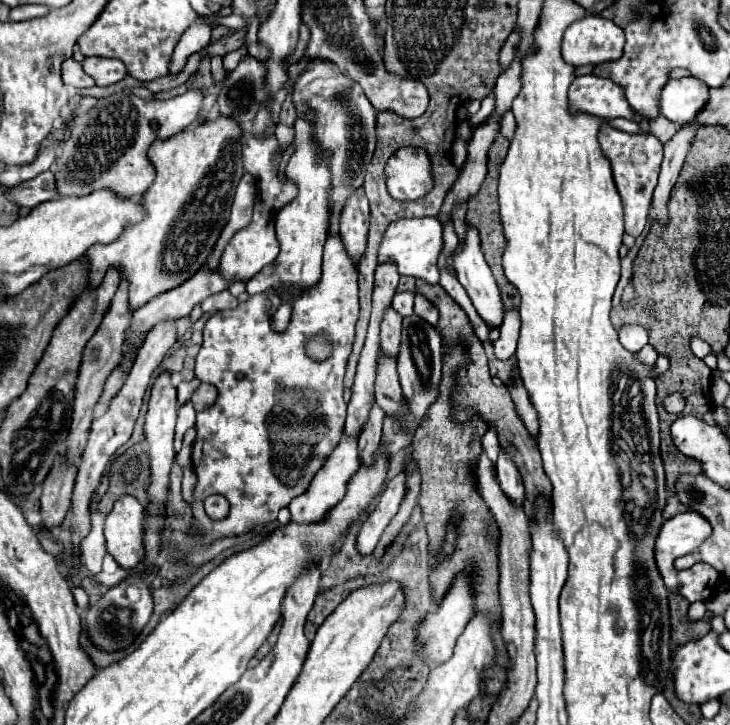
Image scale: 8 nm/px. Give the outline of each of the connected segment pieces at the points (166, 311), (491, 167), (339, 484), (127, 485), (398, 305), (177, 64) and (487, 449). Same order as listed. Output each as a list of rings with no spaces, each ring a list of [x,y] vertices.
[[[206,265],[192,277],[188,279],[186,283],[182,283],[180,287],[168,291],[168,293],[162,293],[160,297],[152,299],[146,307],[140,307],[134,315],[132,315],[132,327],[128,327],[126,331],[126,339],[124,339],[124,353],[130,355],[130,353],[136,353],[138,347],[142,347],[142,343],[146,341],[146,335],[150,333],[150,327],[158,325],[158,323],[164,323],[164,321],[170,321],[170,319],[182,319],[186,315],[190,315],[190,311],[200,303],[204,301],[208,295],[214,295],[214,293],[220,293],[226,289],[226,281],[218,275],[218,271],[208,271]]]
[[[502,135],[496,137],[496,141],[492,143],[490,147],[490,155],[488,155],[488,175],[482,183],[482,189],[476,197],[472,197],[468,201],[468,211],[466,211],[466,223],[470,223],[470,227],[478,227],[478,233],[482,235],[482,253],[484,253],[484,259],[486,263],[490,265],[494,277],[496,277],[496,283],[502,291],[502,299],[504,299],[504,307],[506,309],[512,309],[512,307],[518,307],[520,305],[520,295],[518,295],[518,289],[514,289],[514,285],[504,277],[504,267],[502,267],[502,251],[504,251],[504,233],[502,233],[502,223],[500,223],[500,215],[498,215],[498,171],[500,171],[500,165],[502,165],[502,159],[506,157],[506,151],[508,151],[508,139],[504,139]]]
[[[342,435],[338,447],[330,453],[330,459],[316,473],[310,489],[304,495],[294,497],[292,503],[288,505],[290,521],[296,521],[296,523],[318,523],[320,519],[324,519],[326,511],[330,511],[330,507],[334,507],[334,503],[344,499],[346,483],[350,481],[350,475],[354,475],[354,471],[358,471],[358,463],[360,461],[358,461],[358,451],[356,451],[356,441],[352,437],[346,439],[346,435]]]
[[[134,445],[126,451],[126,455],[118,455],[112,461],[112,475],[110,475],[110,489],[100,501],[100,513],[106,517],[112,509],[114,501],[120,495],[132,495],[136,497],[144,507],[148,507],[148,495],[146,487],[150,481],[150,457],[148,455],[136,455],[140,447]]]
[[[396,293],[394,295],[394,301],[392,301],[392,307],[394,311],[400,313],[400,317],[406,317],[406,315],[412,315],[412,305],[414,305],[414,293]]]
[[[196,19],[184,33],[182,33],[182,39],[178,41],[176,49],[174,49],[174,55],[172,55],[172,65],[170,65],[170,75],[176,77],[190,55],[202,51],[202,47],[208,47],[210,45],[210,33],[212,33],[212,27],[210,23],[206,21],[200,21]]]
[[[488,427],[488,431],[484,433],[484,437],[482,437],[482,449],[488,455],[490,463],[494,463],[494,471],[496,471],[496,461],[498,461],[500,445],[498,445],[498,437],[496,437],[496,429],[494,427]]]

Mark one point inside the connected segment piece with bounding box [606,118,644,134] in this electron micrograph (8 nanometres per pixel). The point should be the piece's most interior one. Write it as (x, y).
(622, 124)

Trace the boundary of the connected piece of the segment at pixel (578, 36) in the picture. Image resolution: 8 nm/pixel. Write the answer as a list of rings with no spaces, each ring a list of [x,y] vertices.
[[[600,15],[570,23],[562,37],[562,57],[568,65],[600,65],[622,57],[624,31]]]

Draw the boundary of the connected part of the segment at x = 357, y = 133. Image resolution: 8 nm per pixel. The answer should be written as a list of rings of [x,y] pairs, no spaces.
[[[310,61],[294,81],[292,101],[298,111],[302,103],[314,111],[314,137],[318,139],[318,147],[326,147],[334,155],[332,159],[332,183],[334,191],[330,191],[330,199],[334,199],[332,217],[328,235],[338,235],[338,215],[342,213],[342,203],[346,203],[346,195],[354,191],[354,187],[362,187],[366,167],[376,147],[376,109],[366,99],[362,87],[354,83],[350,77],[344,77],[338,67],[330,61]]]

